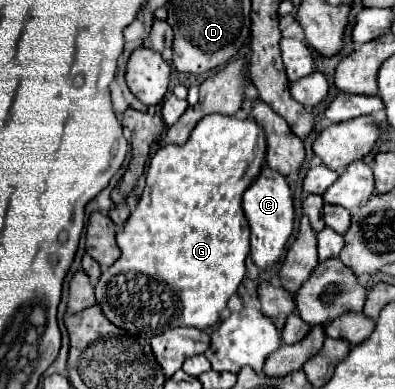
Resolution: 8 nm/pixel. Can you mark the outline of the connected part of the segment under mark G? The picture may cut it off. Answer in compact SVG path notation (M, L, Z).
M213 114L205 116L195 126L183 146L167 144L157 150L149 164L143 194L115 236L121 258L103 270L95 286L97 304L111 324L133 336L153 338L157 332L179 326L207 330L219 320L227 300L237 292L237 286L245 278L249 224L241 210L241 196L261 170L265 146L265 134L255 120Z

